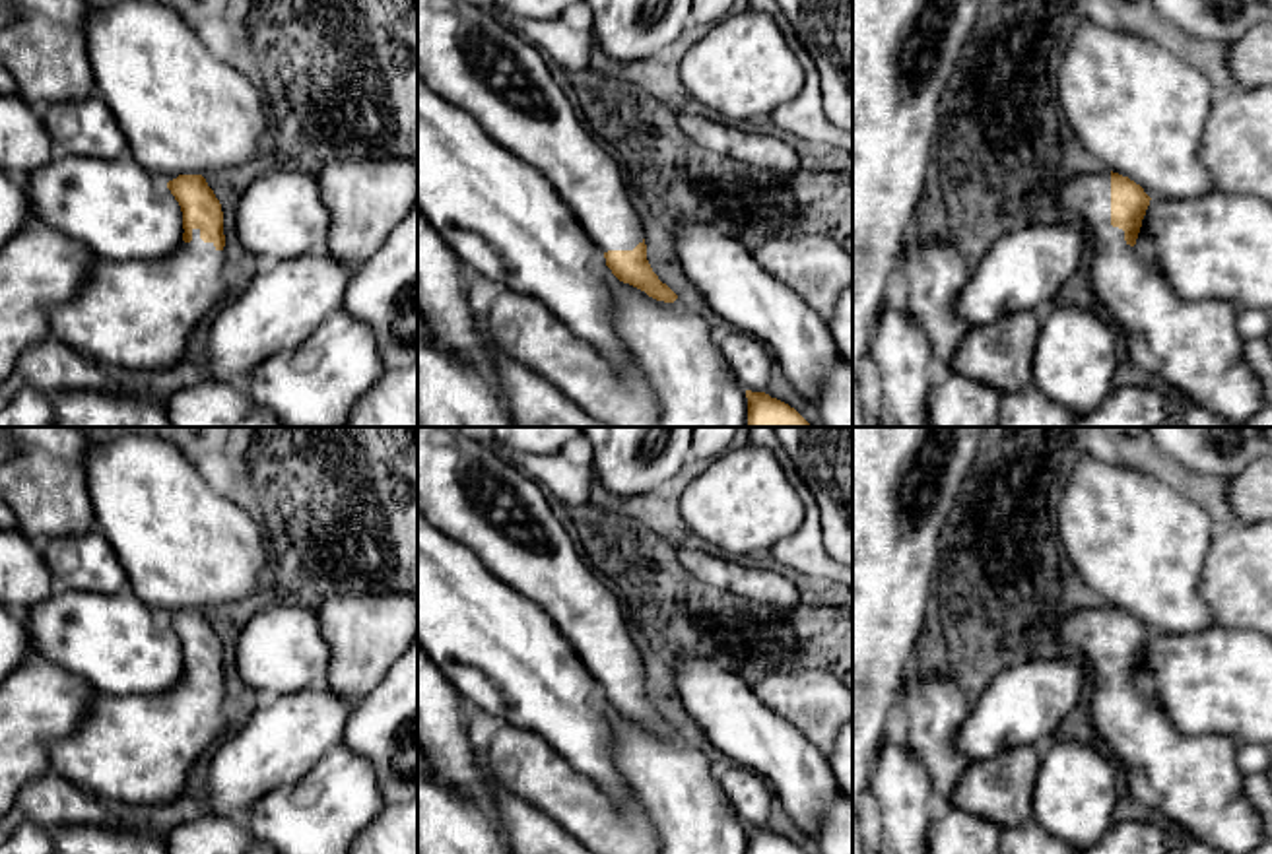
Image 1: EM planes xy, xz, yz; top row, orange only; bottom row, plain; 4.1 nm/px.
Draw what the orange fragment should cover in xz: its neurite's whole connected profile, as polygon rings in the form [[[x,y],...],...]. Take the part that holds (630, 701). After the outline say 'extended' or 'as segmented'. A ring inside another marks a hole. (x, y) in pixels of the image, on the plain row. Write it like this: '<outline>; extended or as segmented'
[[[418,427],[418,512],[468,545],[493,576],[546,609],[619,716],[656,736],[678,734],[647,695],[643,660],[631,640],[619,596],[592,571],[553,514],[544,489],[509,456],[464,437],[456,427]]]; extended

